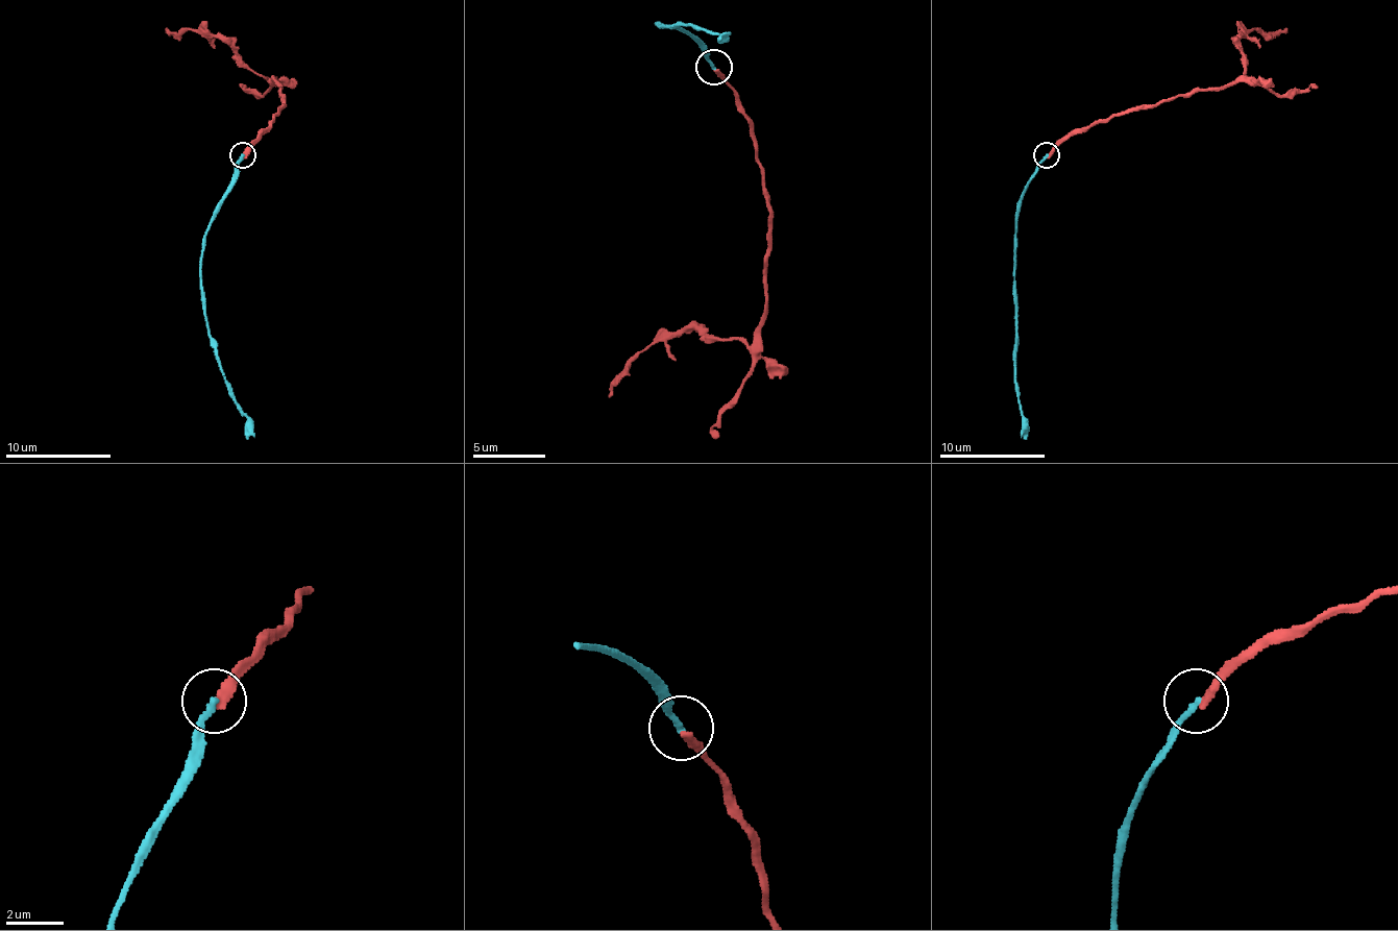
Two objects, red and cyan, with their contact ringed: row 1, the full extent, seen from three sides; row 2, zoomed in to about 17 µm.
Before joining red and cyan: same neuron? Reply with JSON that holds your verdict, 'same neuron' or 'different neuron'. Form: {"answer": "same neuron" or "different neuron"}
{"answer": "different neuron"}

